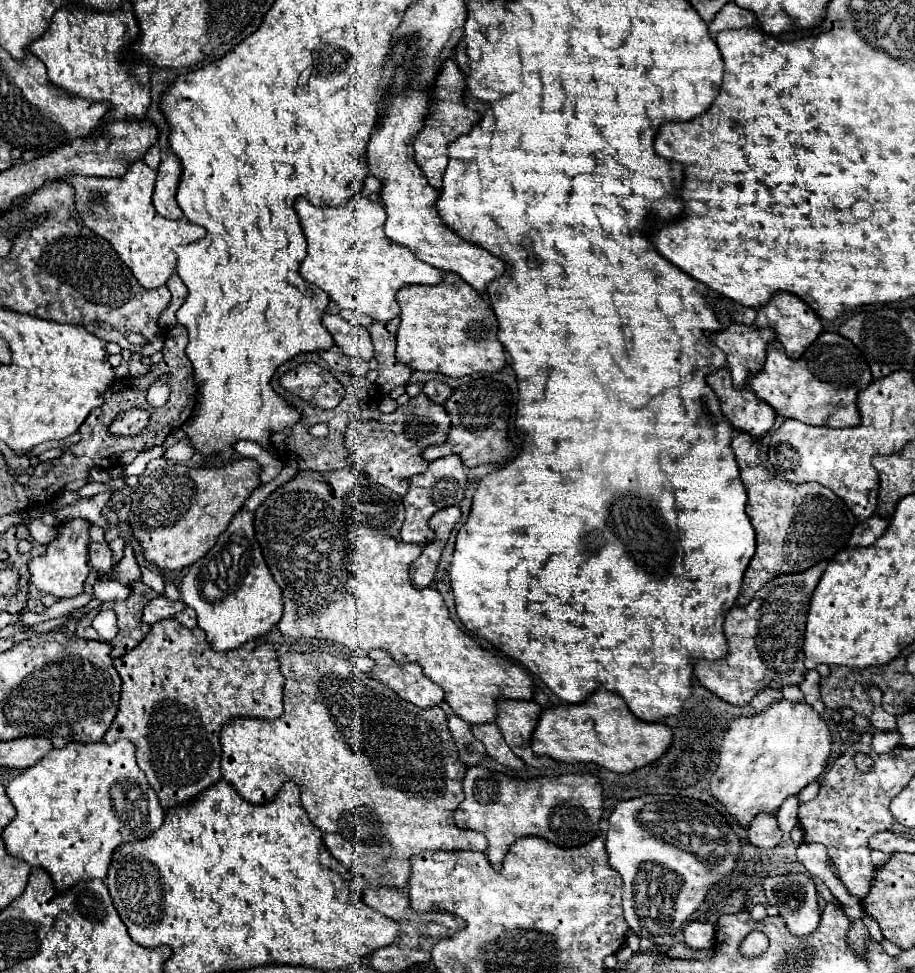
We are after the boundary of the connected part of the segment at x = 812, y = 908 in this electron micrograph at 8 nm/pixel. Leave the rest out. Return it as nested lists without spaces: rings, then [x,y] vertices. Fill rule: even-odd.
[[[786,873],[762,881],[766,899],[776,905],[792,935],[808,935],[820,921],[816,885],[808,873]]]

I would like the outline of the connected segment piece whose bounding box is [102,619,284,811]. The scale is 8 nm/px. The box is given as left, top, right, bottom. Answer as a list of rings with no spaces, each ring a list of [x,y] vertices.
[[[176,619],[154,623],[144,641],[124,657],[114,659],[114,667],[122,679],[120,709],[114,723],[104,735],[104,743],[128,739],[136,745],[140,769],[160,799],[164,811],[194,801],[200,793],[222,779],[220,773],[220,729],[236,717],[276,719],[282,713],[284,677],[278,671],[278,657],[272,643],[264,639],[248,641],[240,649],[216,653],[210,649],[202,629],[186,629]]]

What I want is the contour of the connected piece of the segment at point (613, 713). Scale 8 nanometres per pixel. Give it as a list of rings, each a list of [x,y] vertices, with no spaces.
[[[606,689],[594,691],[586,701],[544,709],[532,735],[532,749],[562,763],[596,763],[614,773],[632,773],[654,763],[672,745],[672,729],[664,723],[646,723],[630,713],[626,703]]]

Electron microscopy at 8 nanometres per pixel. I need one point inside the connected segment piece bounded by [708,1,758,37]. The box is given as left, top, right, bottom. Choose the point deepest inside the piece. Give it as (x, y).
(731, 16)

